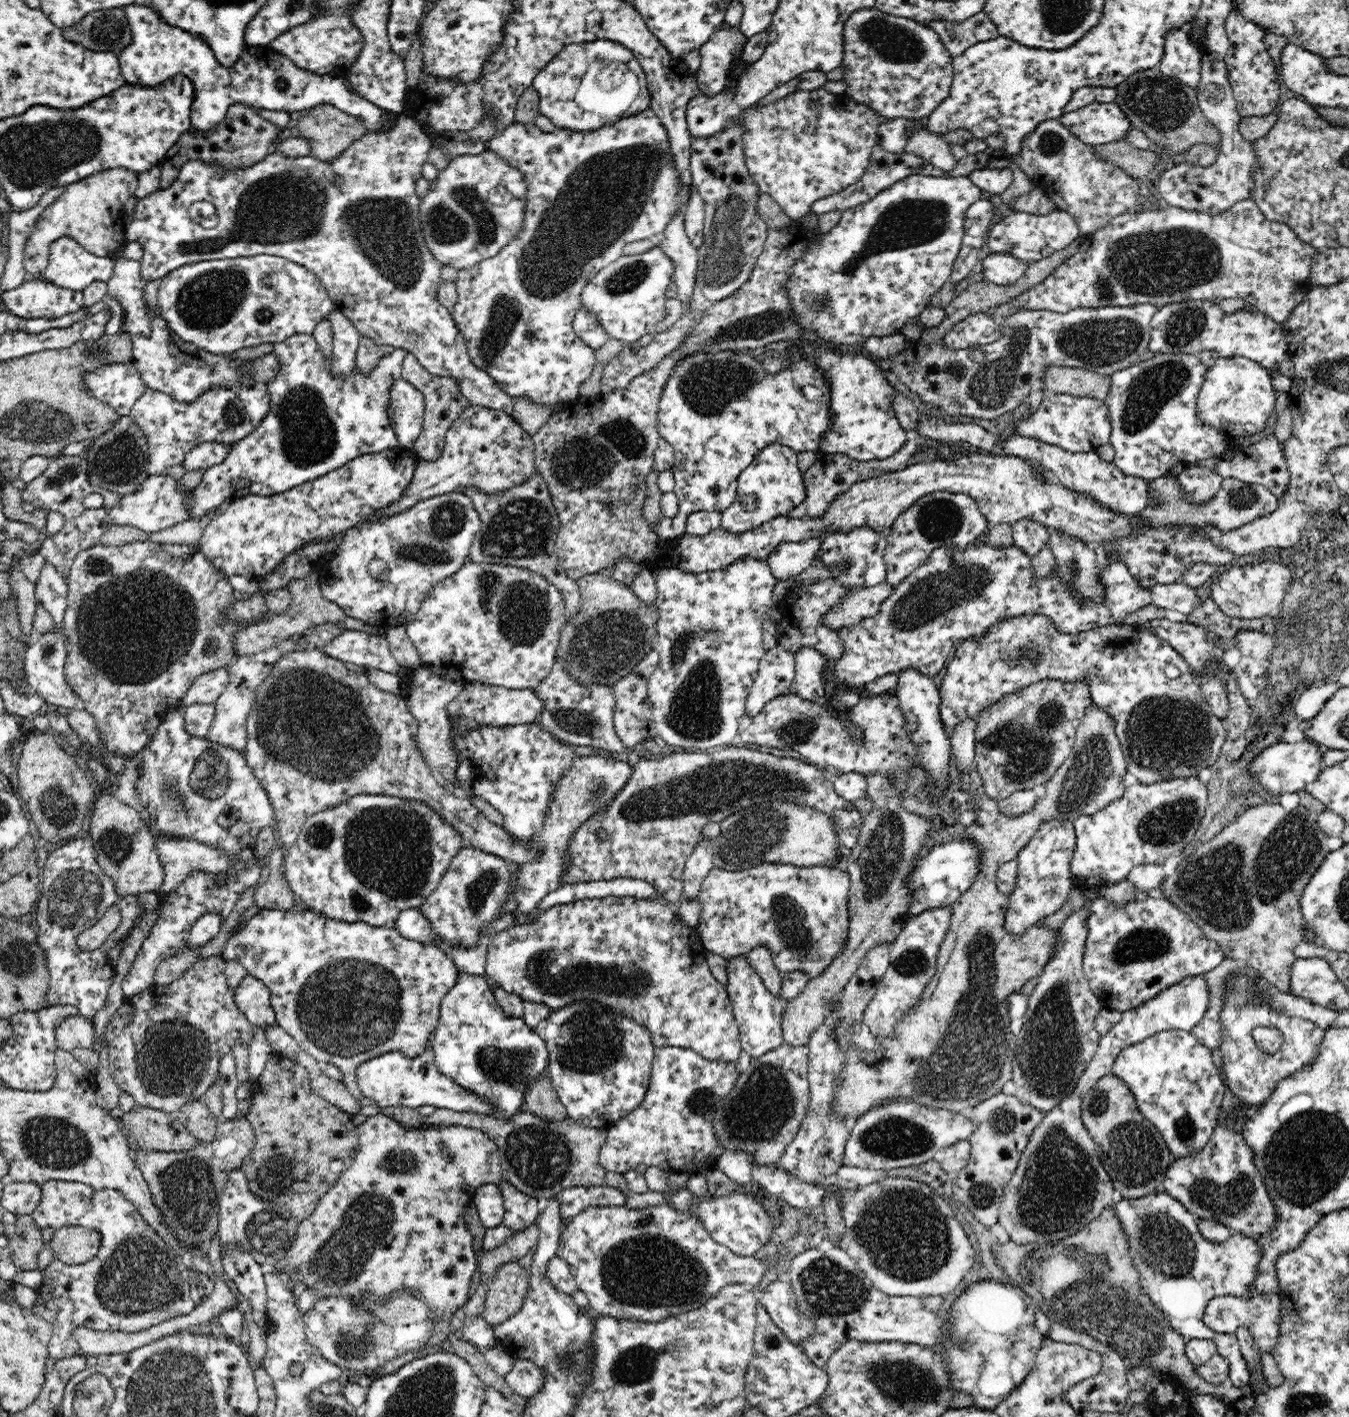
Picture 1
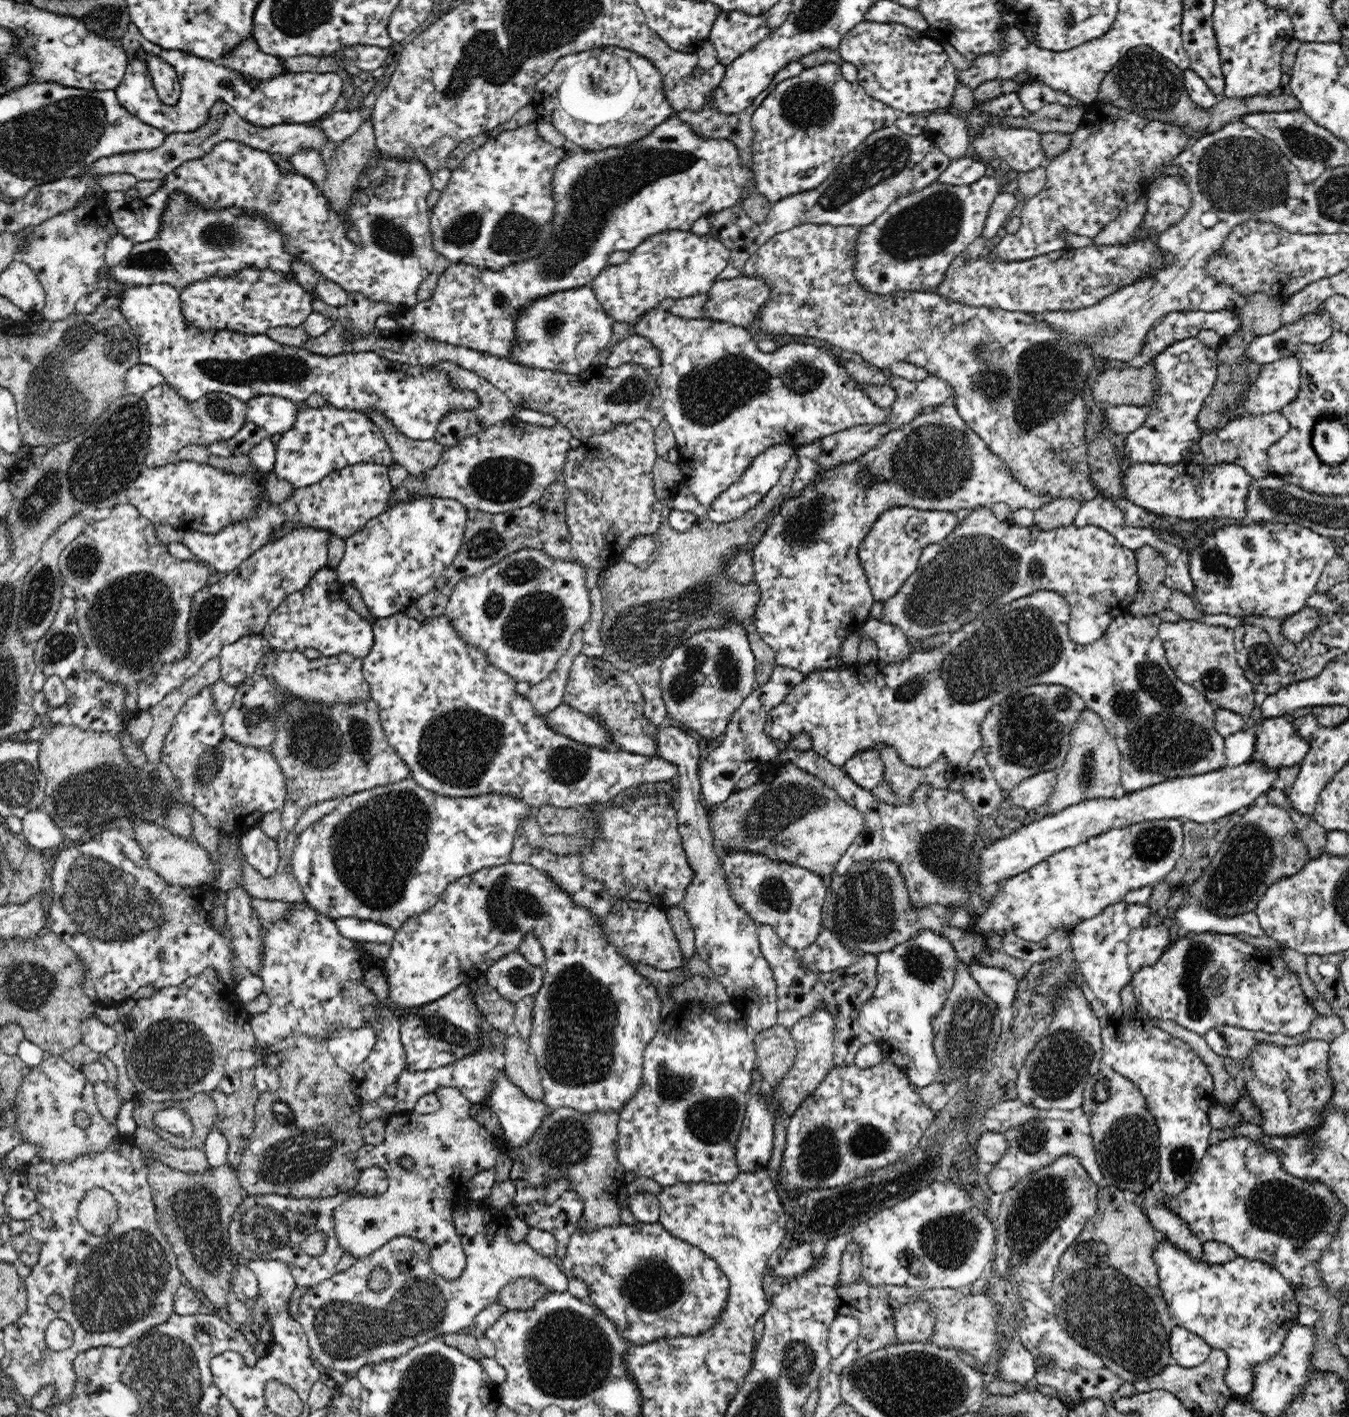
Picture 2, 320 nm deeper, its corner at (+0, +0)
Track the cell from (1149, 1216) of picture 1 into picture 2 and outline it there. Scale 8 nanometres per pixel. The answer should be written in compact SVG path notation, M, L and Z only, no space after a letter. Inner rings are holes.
M1168 1240L1154 1250L1160 1289L1176 1325L1204 1339L1211 1349L1224 1350L1229 1359L1225 1374L1231 1391L1245 1398L1253 1387L1253 1370L1276 1358L1288 1331L1297 1325L1299 1302L1280 1271L1237 1256L1232 1262L1214 1265L1195 1262Z

